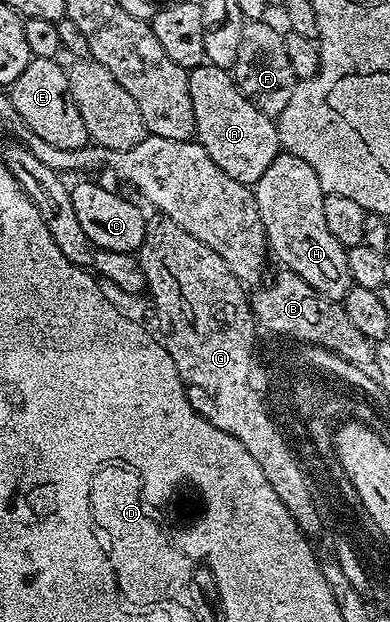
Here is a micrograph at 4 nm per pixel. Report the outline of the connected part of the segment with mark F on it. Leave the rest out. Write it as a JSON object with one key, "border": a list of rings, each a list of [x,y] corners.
{"border":[[[249,19],[241,29],[241,45],[237,49],[237,61],[233,68],[233,78],[237,89],[261,113],[277,117],[289,105],[297,82],[293,65],[285,54],[284,32],[263,19]]]}

